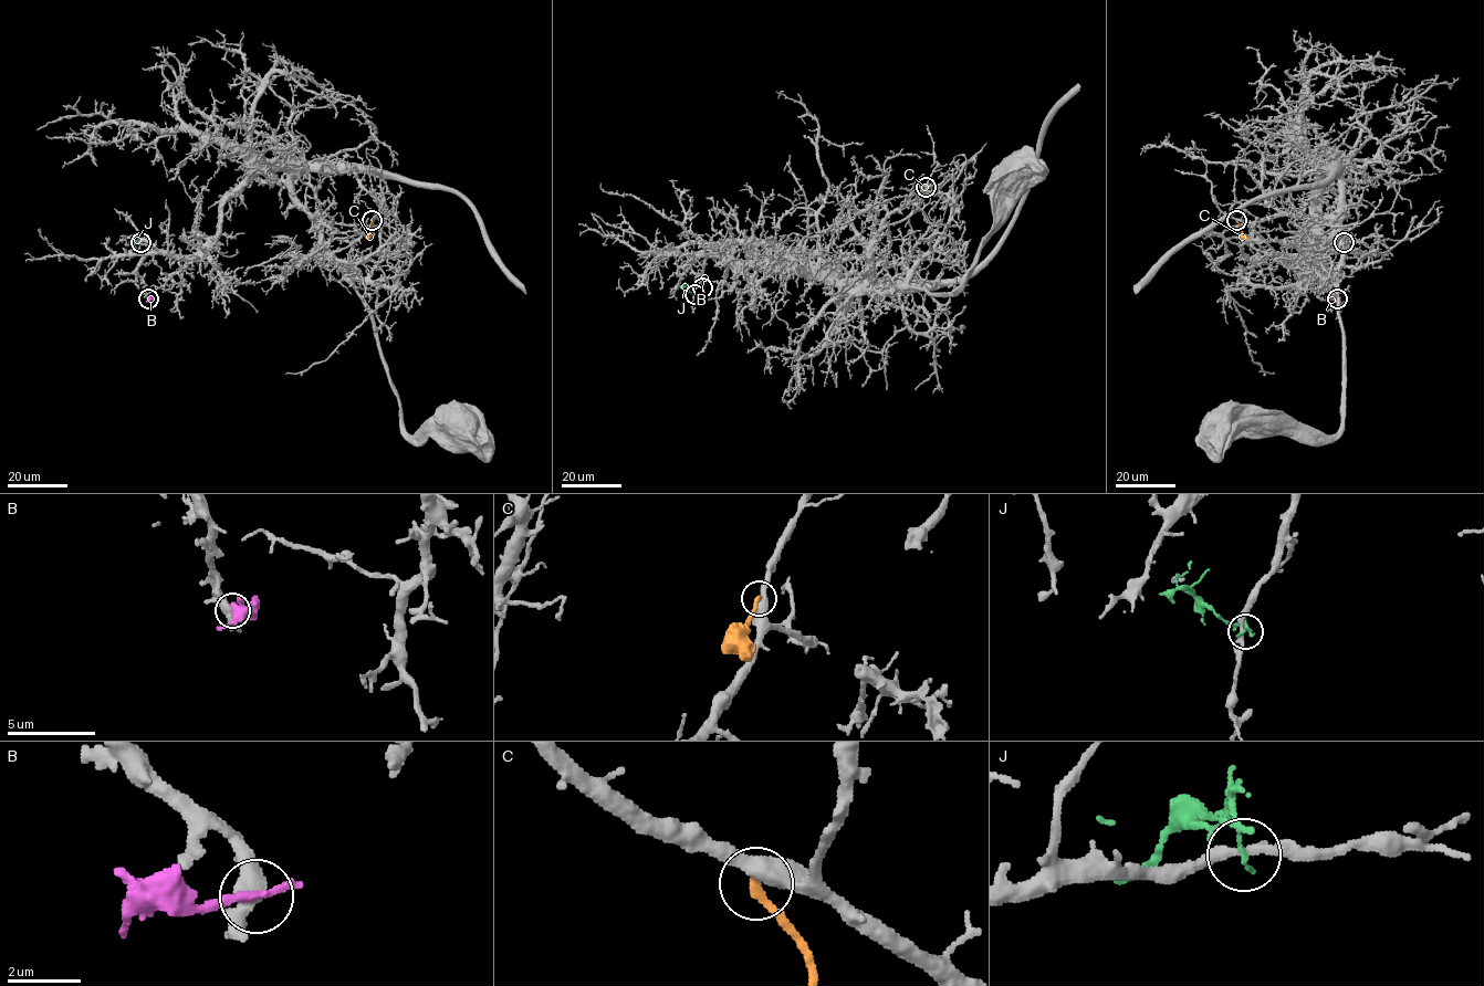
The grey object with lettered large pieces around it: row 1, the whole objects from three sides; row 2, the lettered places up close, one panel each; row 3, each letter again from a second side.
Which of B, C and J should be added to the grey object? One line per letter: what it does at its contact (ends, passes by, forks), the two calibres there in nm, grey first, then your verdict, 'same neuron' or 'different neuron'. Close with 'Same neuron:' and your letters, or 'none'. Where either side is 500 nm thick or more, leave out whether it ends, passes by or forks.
B: it passes by | 440/190 nm | different neuron
C: it ends | 480/240 nm | different neuron
J: it passes by | 280/120 nm | different neuron
Same neuron: none

